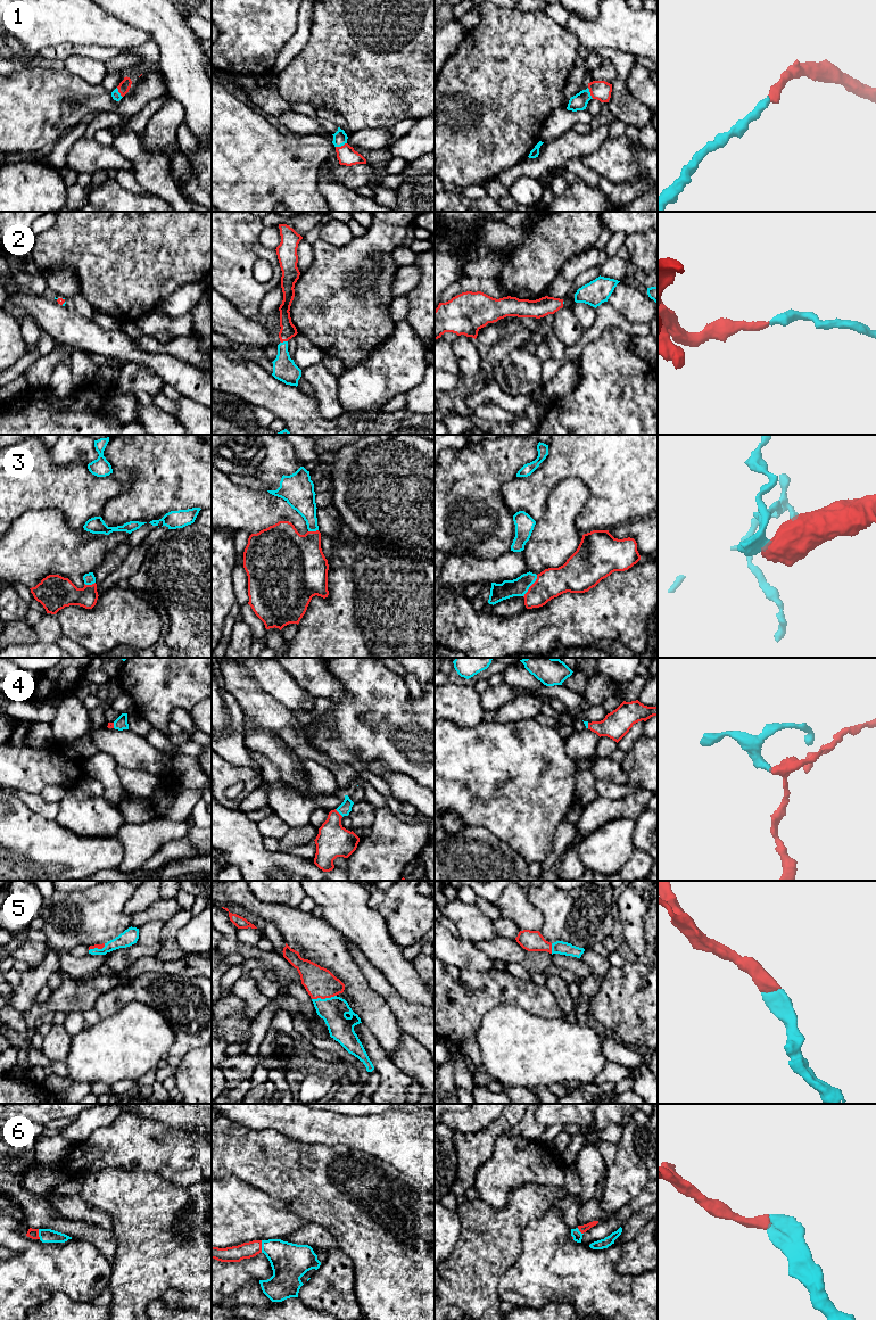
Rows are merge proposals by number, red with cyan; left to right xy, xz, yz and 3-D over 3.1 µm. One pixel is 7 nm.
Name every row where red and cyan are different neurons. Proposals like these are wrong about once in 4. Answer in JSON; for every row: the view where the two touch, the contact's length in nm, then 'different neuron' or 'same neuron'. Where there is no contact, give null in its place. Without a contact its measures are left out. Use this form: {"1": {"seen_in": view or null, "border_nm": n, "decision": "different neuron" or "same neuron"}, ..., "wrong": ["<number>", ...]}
{"1": {"seen_in": "xz", "border_nm": 90, "decision": "same neuron"}, "2": {"seen_in": "xz", "border_nm": 50, "decision": "same neuron"}, "3": {"seen_in": "yz", "border_nm": 190, "decision": "same neuron"}, "4": {"seen_in": "xz", "border_nm": 80, "decision": "same neuron"}, "5": {"seen_in": "xz", "border_nm": 180, "decision": "same neuron"}, "6": {"seen_in": "xz", "border_nm": 90, "decision": "same neuron"}, "wrong": []}

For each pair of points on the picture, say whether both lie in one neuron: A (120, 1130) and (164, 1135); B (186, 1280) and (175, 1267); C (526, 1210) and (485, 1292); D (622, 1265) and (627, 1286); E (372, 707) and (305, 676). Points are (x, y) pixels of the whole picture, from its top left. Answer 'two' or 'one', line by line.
A: one
B: one
C: one
D: two
E: two

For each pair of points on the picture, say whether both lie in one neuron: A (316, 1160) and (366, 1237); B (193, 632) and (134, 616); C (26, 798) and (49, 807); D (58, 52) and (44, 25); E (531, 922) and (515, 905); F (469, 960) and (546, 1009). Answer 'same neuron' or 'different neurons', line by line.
A: same neuron
B: different neurons
C: same neuron
D: different neurons
E: same neuron
F: different neurons

